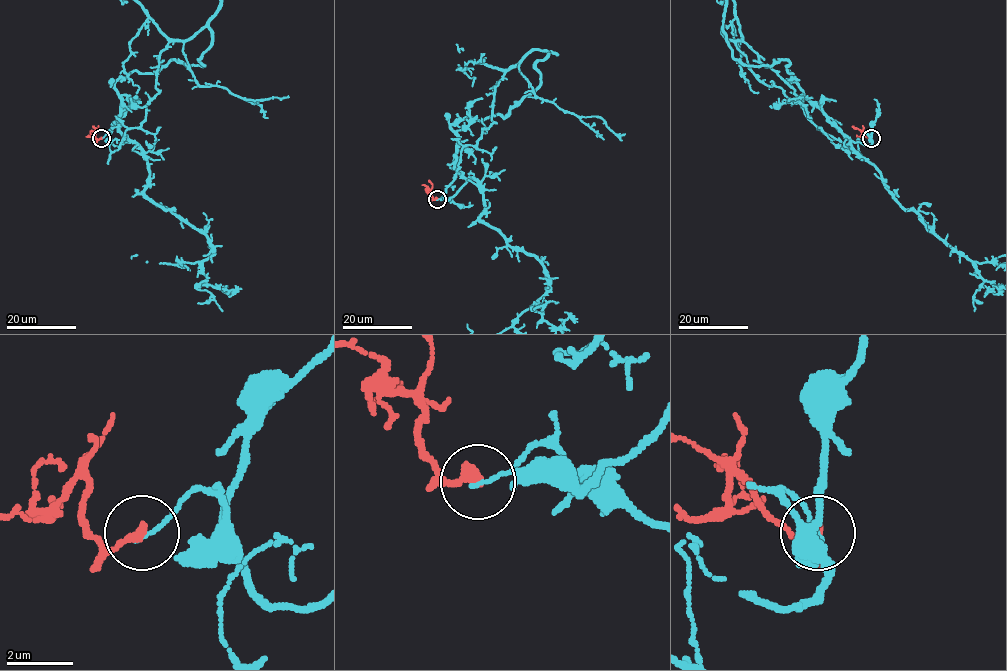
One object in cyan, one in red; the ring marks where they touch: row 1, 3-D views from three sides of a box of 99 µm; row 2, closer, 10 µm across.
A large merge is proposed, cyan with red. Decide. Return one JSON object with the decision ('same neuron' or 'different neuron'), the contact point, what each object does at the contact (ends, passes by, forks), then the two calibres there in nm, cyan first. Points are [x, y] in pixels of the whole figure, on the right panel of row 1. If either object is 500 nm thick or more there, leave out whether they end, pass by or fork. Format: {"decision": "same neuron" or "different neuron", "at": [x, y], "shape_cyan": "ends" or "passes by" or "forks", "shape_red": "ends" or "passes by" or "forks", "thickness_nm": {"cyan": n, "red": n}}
{"decision": "different neuron", "at": [871, 138], "shape_cyan": "ends", "shape_red": "ends", "thickness_nm": {"cyan": 120, "red": 340}}

